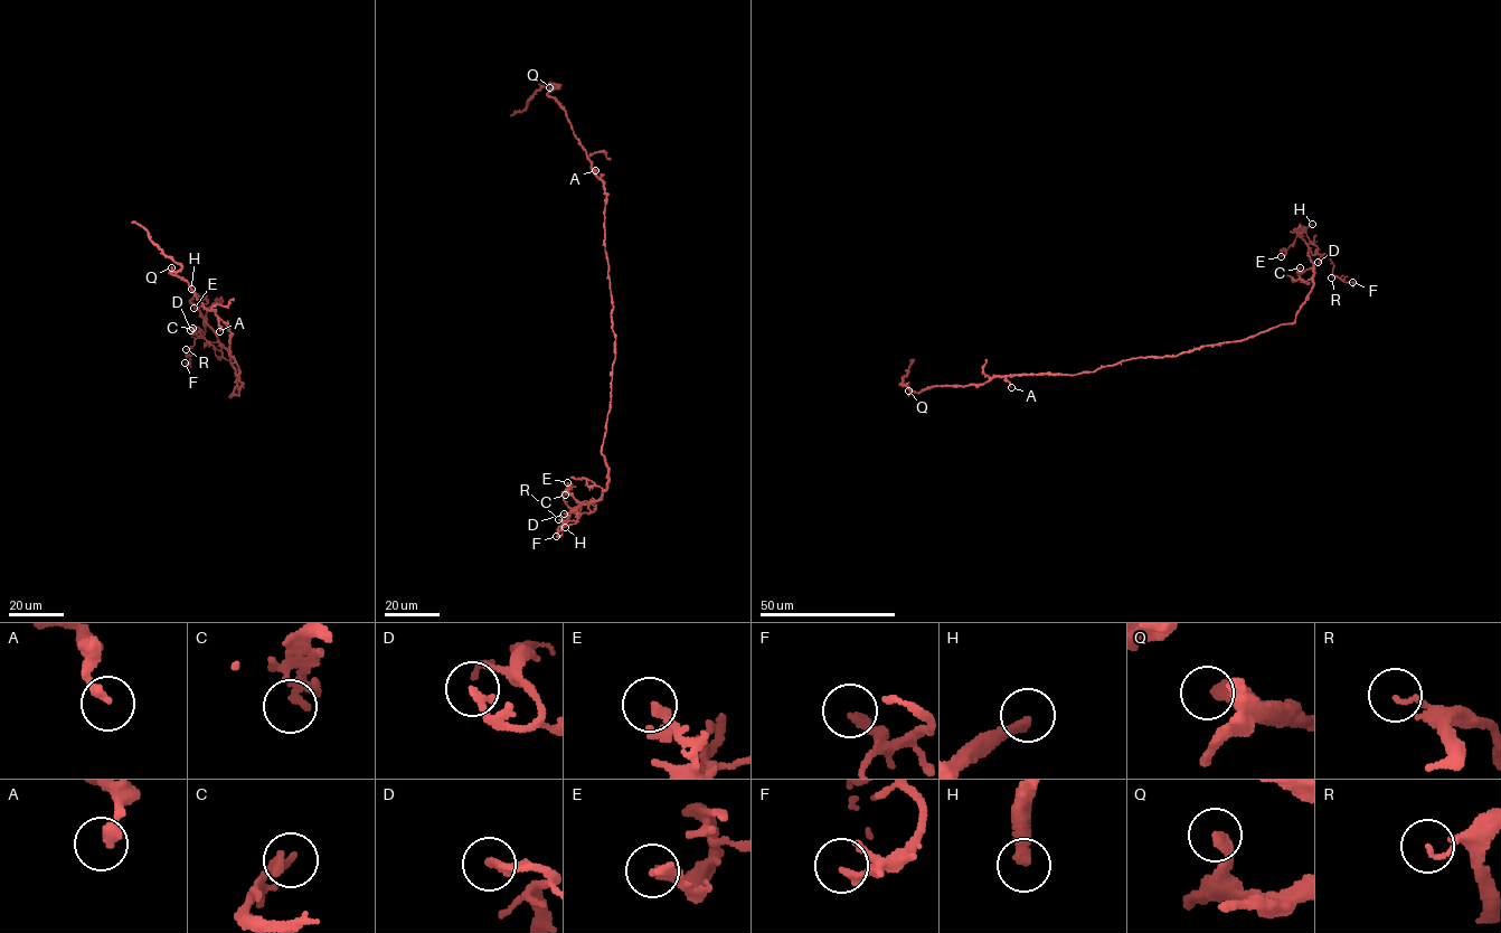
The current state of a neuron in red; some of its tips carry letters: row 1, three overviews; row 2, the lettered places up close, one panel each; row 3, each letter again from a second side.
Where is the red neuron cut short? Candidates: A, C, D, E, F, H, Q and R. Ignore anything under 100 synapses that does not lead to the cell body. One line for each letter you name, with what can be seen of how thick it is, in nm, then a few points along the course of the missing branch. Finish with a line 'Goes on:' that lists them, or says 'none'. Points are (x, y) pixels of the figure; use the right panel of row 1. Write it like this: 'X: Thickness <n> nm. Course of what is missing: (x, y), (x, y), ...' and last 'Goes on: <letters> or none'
H: Thickness 320 nm. Course of what is missing: (1312, 224), (1322, 219), (1338, 222), (1325, 199), (1328, 192), (1320, 162), (1311, 154)
Goes on: H

